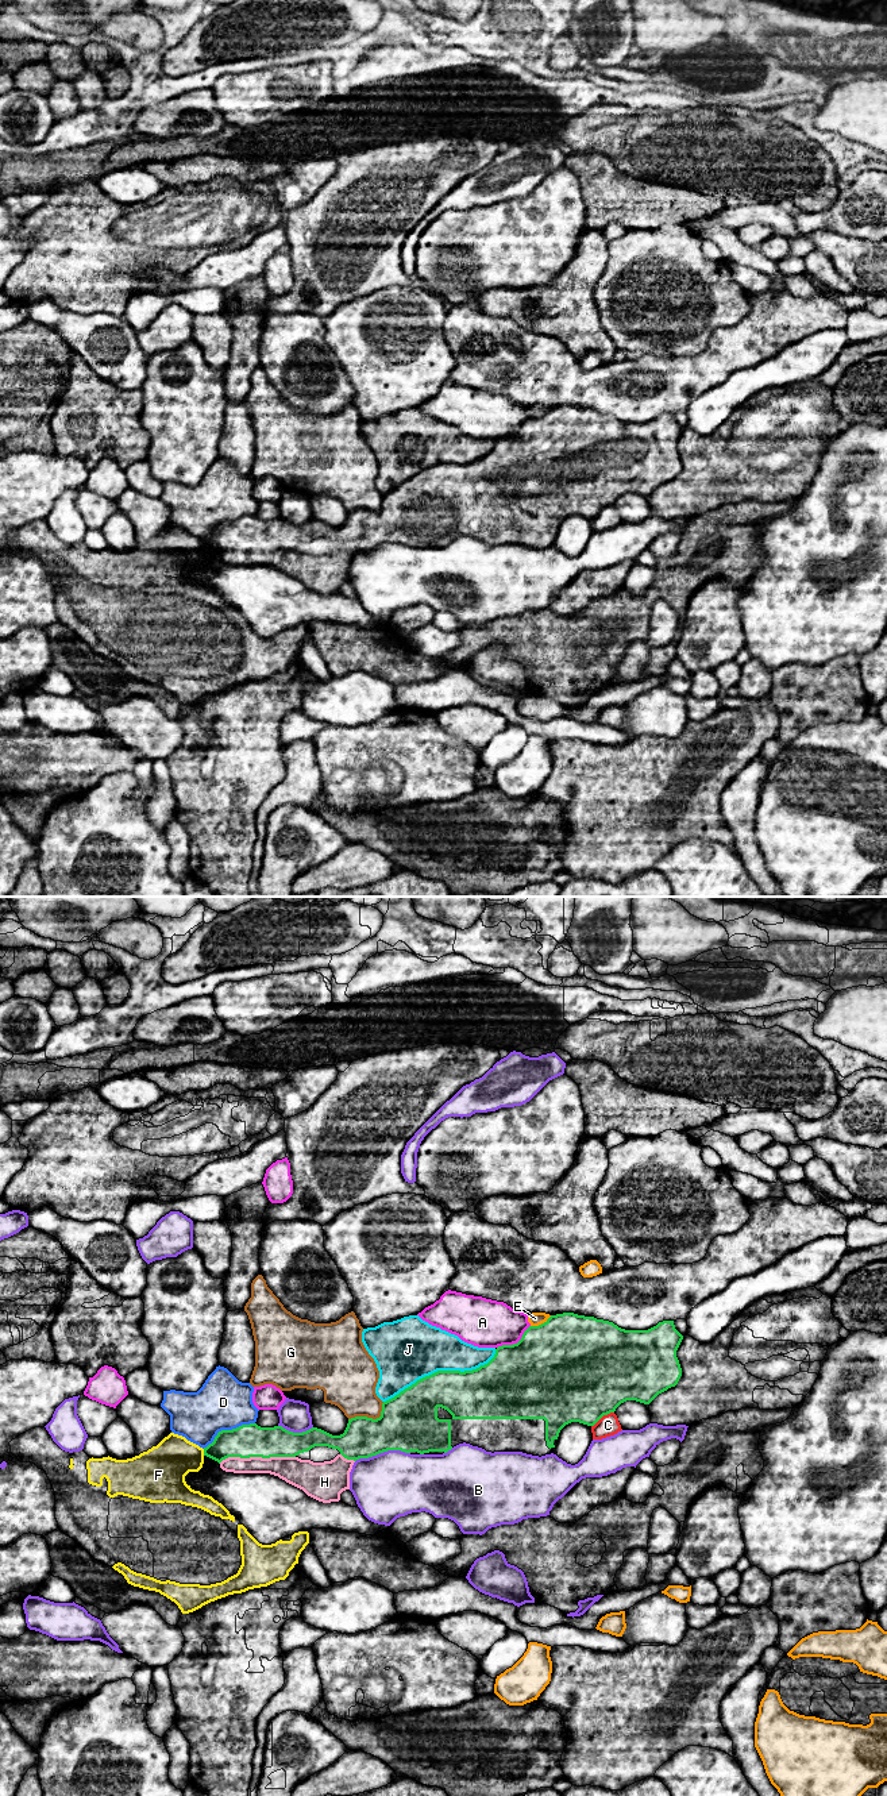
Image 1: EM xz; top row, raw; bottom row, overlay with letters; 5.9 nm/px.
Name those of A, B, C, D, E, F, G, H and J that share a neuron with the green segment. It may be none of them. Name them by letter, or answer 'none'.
H

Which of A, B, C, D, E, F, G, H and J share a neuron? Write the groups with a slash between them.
A / B / C / D / E / F / G / H / J

